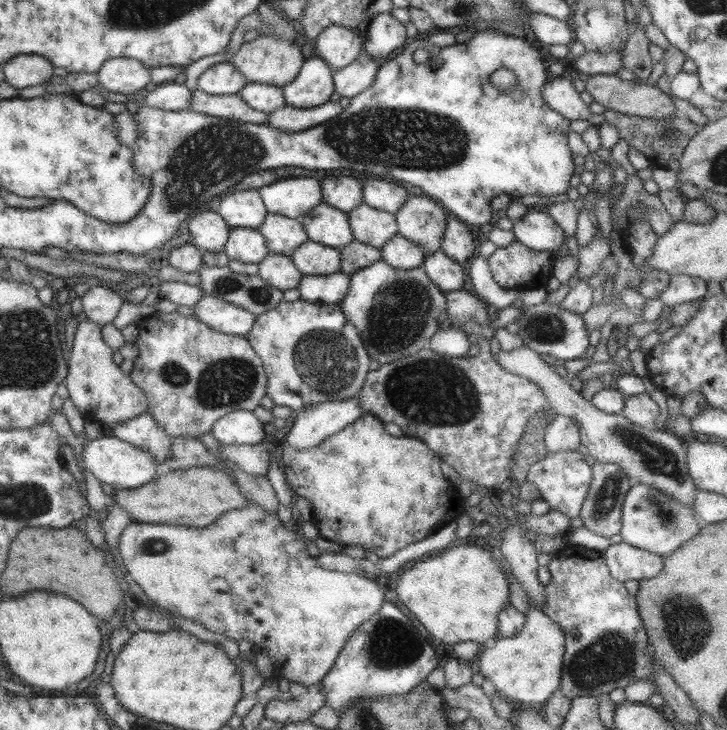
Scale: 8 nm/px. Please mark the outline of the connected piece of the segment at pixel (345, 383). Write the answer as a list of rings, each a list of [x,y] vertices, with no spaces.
[[[301,299],[294,302],[281,300],[274,308],[257,315],[244,337],[260,358],[266,376],[264,395],[274,405],[288,406],[290,410],[302,411],[318,402],[353,398],[369,372],[370,358],[363,348],[361,337],[337,303],[317,305]]]

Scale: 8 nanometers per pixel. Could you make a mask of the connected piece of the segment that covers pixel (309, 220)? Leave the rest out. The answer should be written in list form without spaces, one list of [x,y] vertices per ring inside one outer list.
[[[323,202],[308,210],[301,221],[308,239],[317,244],[339,249],[354,239],[348,214]]]

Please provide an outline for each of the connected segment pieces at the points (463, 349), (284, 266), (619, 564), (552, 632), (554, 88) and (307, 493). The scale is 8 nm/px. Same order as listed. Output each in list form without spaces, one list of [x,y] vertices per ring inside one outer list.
[[[446,323],[429,339],[428,349],[449,357],[463,357],[469,350],[469,341],[459,326]]]
[[[271,251],[258,262],[258,275],[265,284],[281,291],[296,289],[302,277],[290,257]]]
[[[619,542],[603,550],[603,558],[612,578],[619,582],[654,578],[663,569],[663,560],[659,554],[635,548]]]
[[[527,597],[528,607],[524,614],[524,626],[513,636],[499,637],[496,642],[484,645],[484,650],[477,658],[478,672],[495,687],[500,696],[515,701],[525,707],[537,708],[560,687],[565,640],[559,625],[543,614]]]
[[[558,76],[545,82],[541,88],[541,97],[551,110],[555,110],[568,121],[585,120],[590,114],[587,104],[574,90],[573,82],[567,78]]]
[[[363,413],[317,446],[297,450],[285,445],[280,460],[281,470],[293,495],[305,498],[311,504],[313,523],[319,536],[342,548],[363,544],[363,549],[371,550],[379,559],[390,557],[396,550],[423,540],[463,512],[456,487],[441,472],[440,458],[418,438],[387,434],[383,425],[376,416]]]

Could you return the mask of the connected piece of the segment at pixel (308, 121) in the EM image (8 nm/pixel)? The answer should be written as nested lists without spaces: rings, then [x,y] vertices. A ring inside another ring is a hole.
[[[330,101],[313,108],[295,108],[285,105],[268,113],[265,123],[271,128],[278,128],[287,132],[299,132],[333,119],[341,112],[341,109],[338,103]]]

